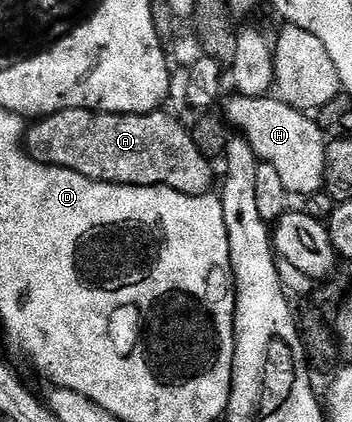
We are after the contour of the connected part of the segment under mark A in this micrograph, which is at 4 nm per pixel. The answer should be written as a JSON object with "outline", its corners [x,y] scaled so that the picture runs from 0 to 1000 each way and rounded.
{"outline":[[[182,258],[80,299],[77,353],[125,391],[165,391],[310,438],[466,438],[531,462],[597,455],[608,445],[608,393],[554,348],[540,308],[469,265],[281,268],[270,258]]]}

